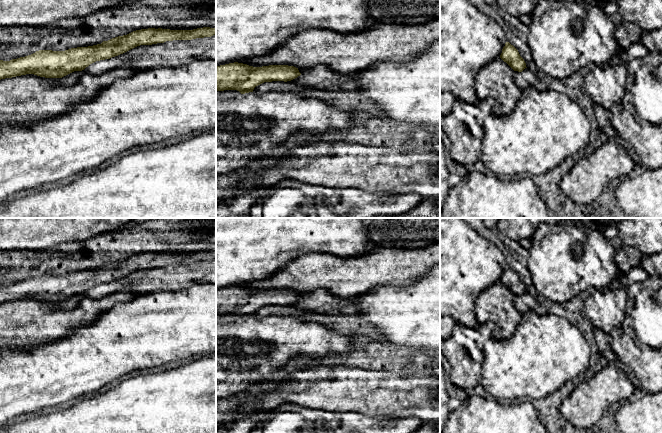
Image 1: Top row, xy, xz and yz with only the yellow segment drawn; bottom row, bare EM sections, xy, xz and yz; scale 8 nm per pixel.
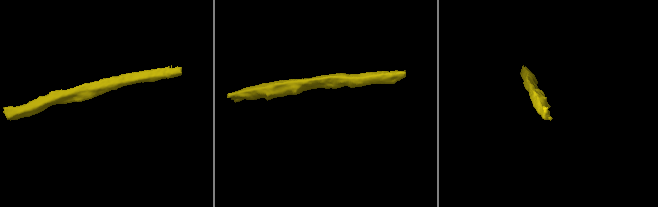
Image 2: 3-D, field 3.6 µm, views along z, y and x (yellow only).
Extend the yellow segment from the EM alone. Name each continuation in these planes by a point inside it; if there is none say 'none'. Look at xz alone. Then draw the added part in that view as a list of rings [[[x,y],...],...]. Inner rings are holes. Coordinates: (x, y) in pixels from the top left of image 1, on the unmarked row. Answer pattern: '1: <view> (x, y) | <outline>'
none

